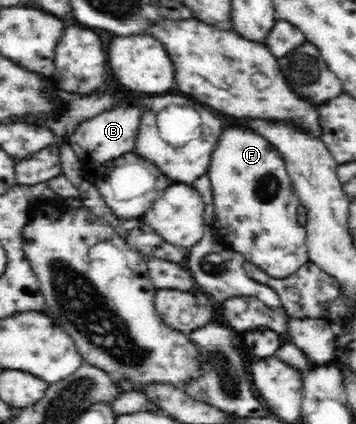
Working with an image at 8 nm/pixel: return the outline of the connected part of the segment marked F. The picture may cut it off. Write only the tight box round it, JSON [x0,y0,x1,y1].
[206,127,309,279]

